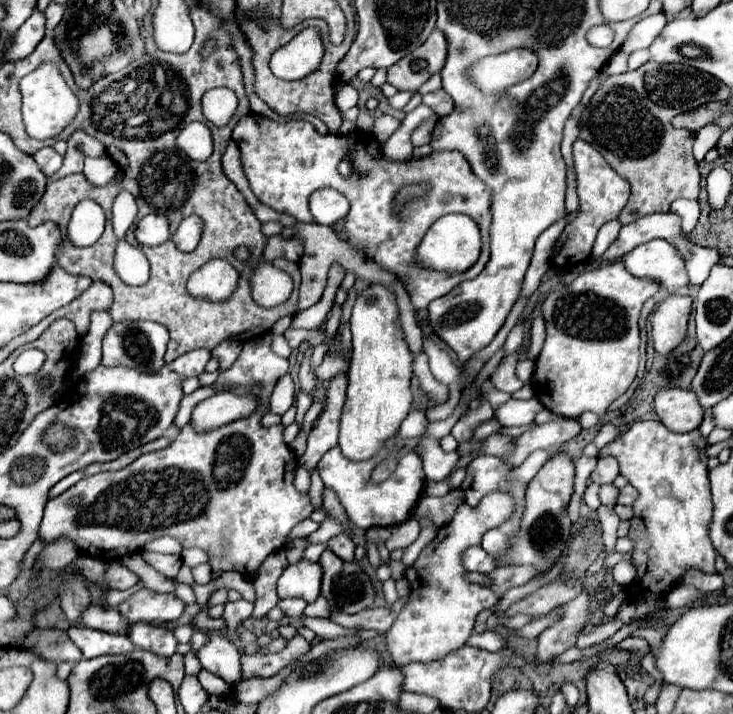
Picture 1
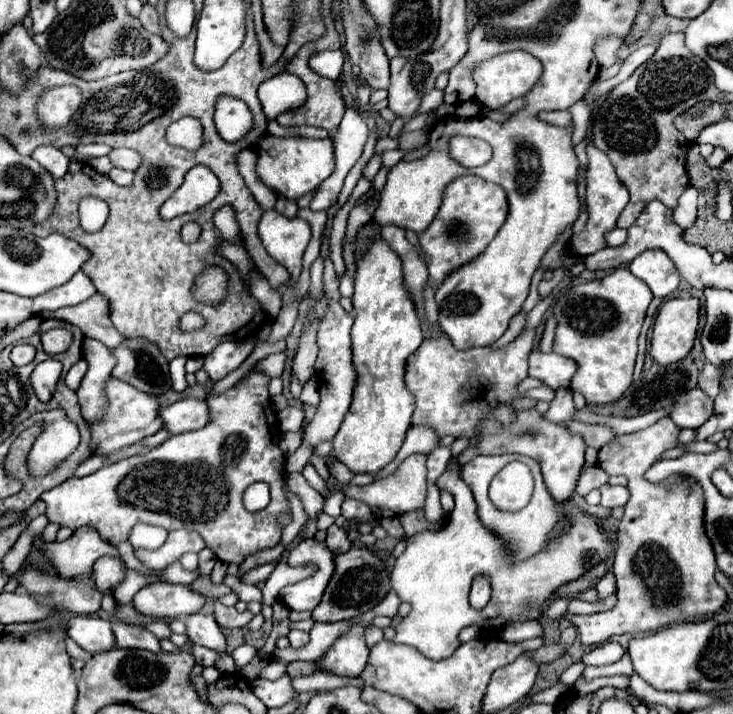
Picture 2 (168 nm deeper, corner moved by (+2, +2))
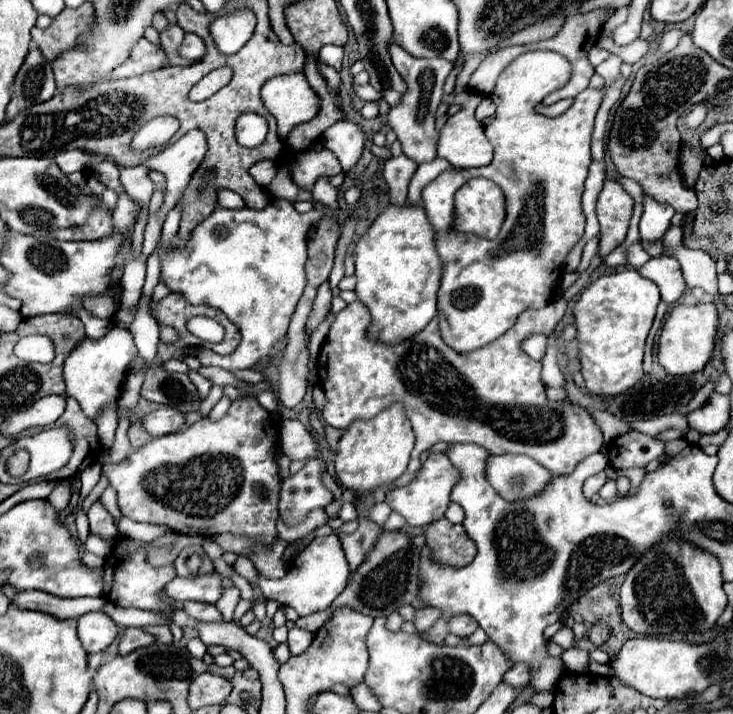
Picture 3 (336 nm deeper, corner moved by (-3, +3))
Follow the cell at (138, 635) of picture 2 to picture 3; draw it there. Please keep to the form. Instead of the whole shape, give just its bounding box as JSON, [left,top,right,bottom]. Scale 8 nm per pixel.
[118,627,154,655]

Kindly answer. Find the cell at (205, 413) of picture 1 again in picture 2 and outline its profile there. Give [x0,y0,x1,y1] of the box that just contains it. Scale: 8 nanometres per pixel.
[161,398,211,434]

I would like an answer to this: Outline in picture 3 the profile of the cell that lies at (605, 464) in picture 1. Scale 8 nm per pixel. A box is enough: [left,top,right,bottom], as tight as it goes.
[582,471,608,499]

